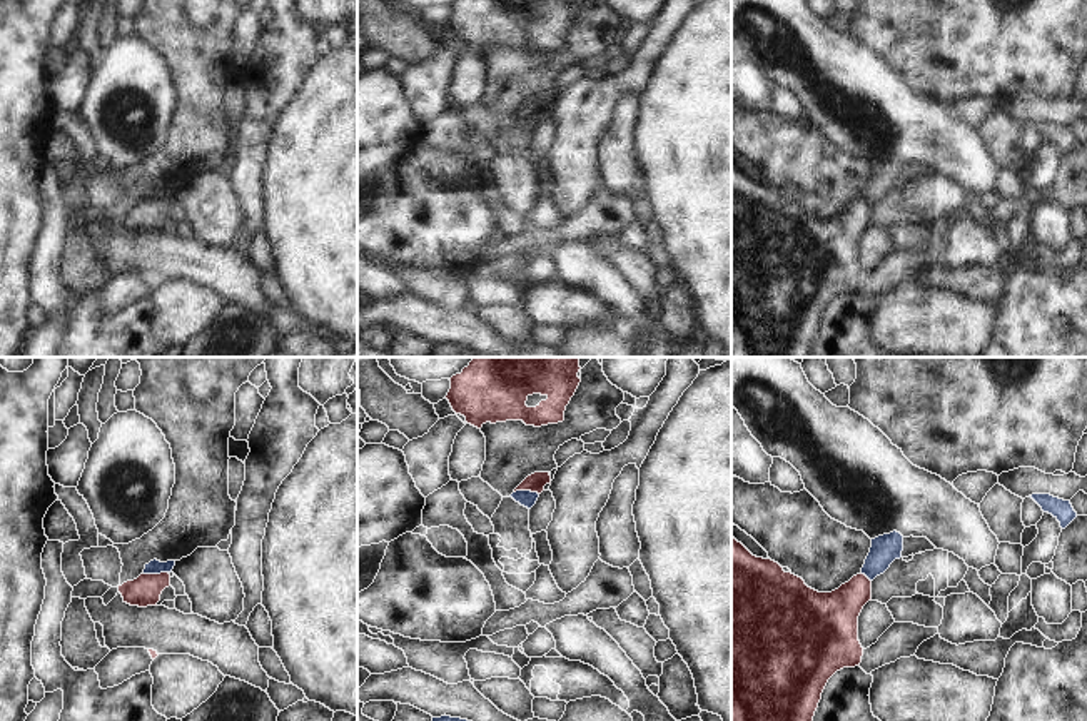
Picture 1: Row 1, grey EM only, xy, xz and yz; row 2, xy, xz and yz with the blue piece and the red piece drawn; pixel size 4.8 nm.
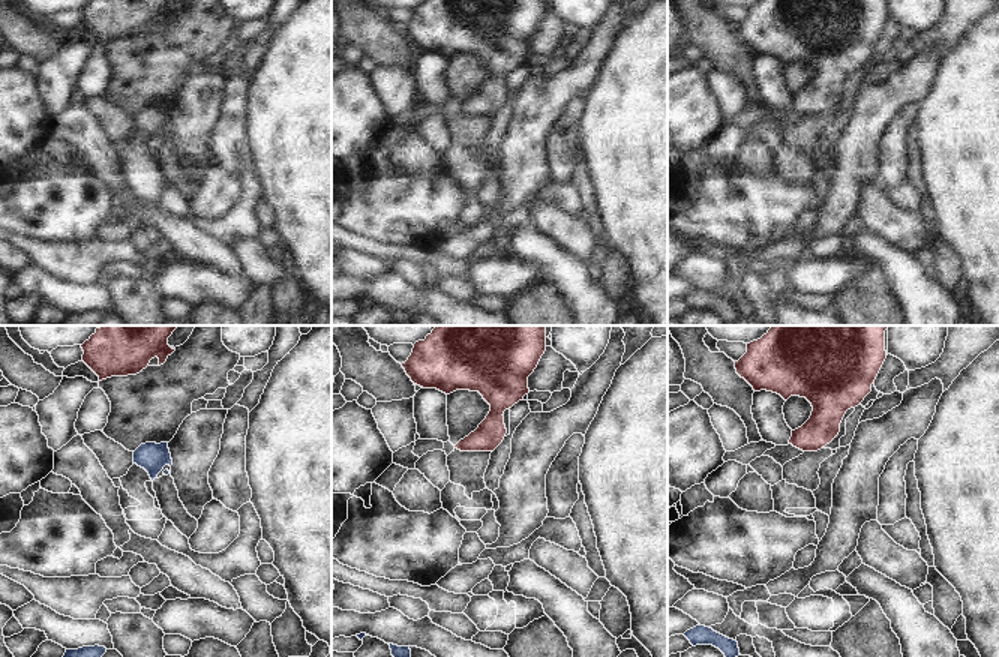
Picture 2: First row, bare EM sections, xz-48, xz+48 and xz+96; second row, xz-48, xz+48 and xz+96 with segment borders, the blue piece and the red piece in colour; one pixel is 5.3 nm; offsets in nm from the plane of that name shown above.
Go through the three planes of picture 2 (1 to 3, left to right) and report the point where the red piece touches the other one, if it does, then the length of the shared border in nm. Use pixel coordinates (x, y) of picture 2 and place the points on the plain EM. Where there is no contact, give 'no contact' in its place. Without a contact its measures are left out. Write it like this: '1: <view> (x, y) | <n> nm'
1: no contact
2: no contact
3: no contact

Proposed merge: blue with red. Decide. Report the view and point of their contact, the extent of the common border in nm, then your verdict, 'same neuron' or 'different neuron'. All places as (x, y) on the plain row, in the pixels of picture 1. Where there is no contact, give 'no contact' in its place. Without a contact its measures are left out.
contact xy (156, 199); length 120 nm; different neuron

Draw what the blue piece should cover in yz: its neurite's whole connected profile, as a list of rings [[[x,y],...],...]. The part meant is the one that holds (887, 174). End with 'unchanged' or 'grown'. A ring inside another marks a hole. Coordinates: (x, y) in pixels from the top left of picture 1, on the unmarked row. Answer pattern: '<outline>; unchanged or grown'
[[[897,157],[872,165],[870,179],[862,194],[870,207],[883,200],[895,185],[902,184],[903,162]]]; unchanged

